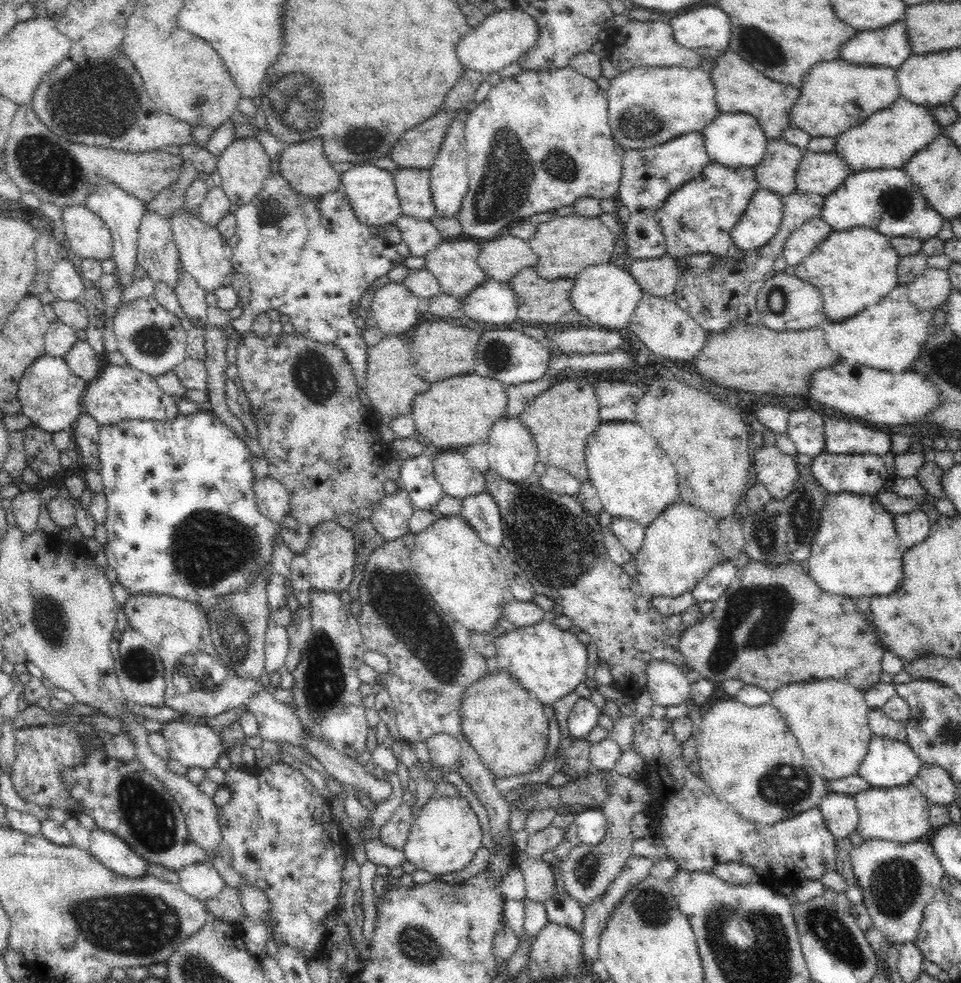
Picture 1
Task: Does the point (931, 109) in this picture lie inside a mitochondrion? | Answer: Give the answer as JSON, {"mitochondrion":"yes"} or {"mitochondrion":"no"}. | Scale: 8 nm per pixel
{"mitochondrion":"no"}

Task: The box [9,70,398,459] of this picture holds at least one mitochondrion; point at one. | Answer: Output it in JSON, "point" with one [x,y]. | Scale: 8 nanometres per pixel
{"point":[42,161]}

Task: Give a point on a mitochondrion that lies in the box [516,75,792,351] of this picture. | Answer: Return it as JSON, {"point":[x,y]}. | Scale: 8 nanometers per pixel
{"point":[640,123]}

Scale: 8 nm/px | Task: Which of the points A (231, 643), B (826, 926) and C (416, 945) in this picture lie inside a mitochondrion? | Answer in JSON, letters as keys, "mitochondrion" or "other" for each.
{"A":"mitochondrion","B":"mitochondrion","C":"mitochondrion"}

